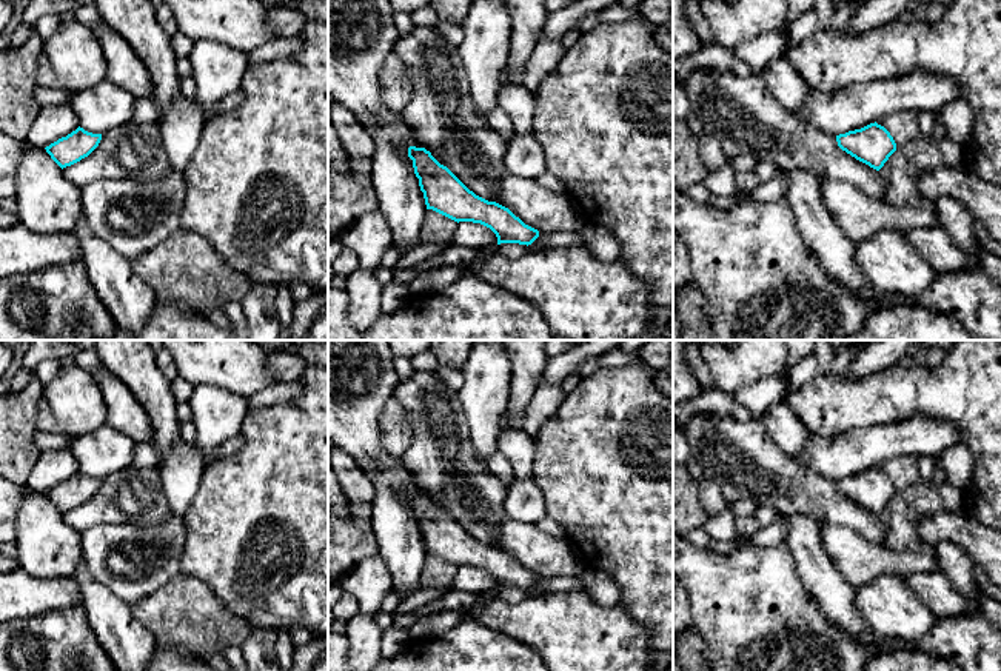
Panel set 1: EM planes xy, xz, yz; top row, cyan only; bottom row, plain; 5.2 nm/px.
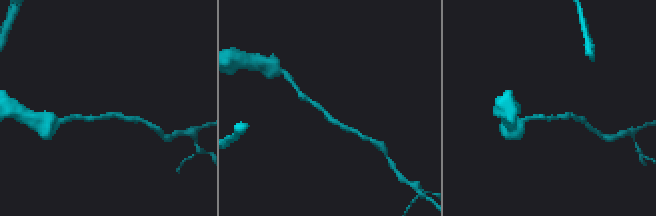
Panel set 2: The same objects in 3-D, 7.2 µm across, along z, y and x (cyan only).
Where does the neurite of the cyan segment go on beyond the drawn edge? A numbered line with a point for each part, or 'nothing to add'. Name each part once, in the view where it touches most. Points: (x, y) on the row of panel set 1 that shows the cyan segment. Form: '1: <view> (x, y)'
nothing to add

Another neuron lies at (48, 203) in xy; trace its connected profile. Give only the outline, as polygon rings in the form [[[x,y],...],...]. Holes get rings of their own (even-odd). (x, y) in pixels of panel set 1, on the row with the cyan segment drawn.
[[[25,142],[17,168],[15,203],[18,222],[38,234],[71,232],[83,214],[82,189],[65,179],[63,169],[43,148]]]

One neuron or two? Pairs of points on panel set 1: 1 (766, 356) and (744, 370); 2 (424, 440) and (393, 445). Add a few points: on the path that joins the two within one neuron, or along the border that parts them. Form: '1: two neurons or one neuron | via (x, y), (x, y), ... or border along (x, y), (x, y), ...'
1: one neuron | via (761, 356), (749, 365)
2: two neurons | border along (404, 407), (411, 427), (411, 447), (402, 457)

